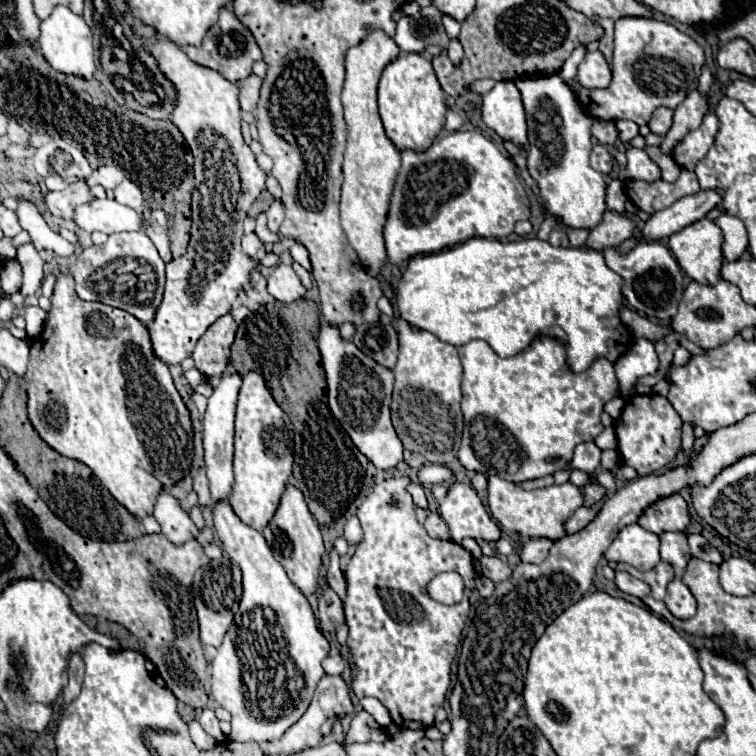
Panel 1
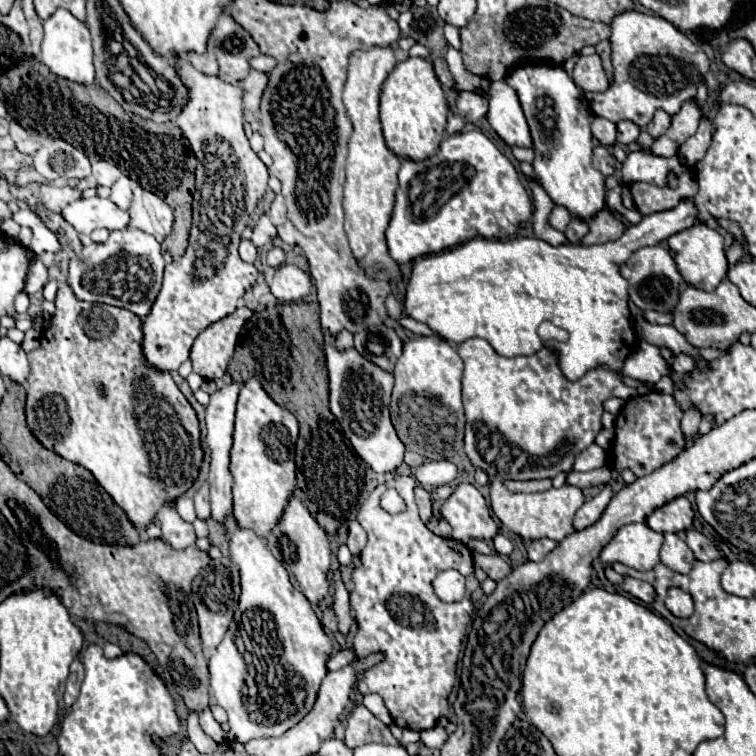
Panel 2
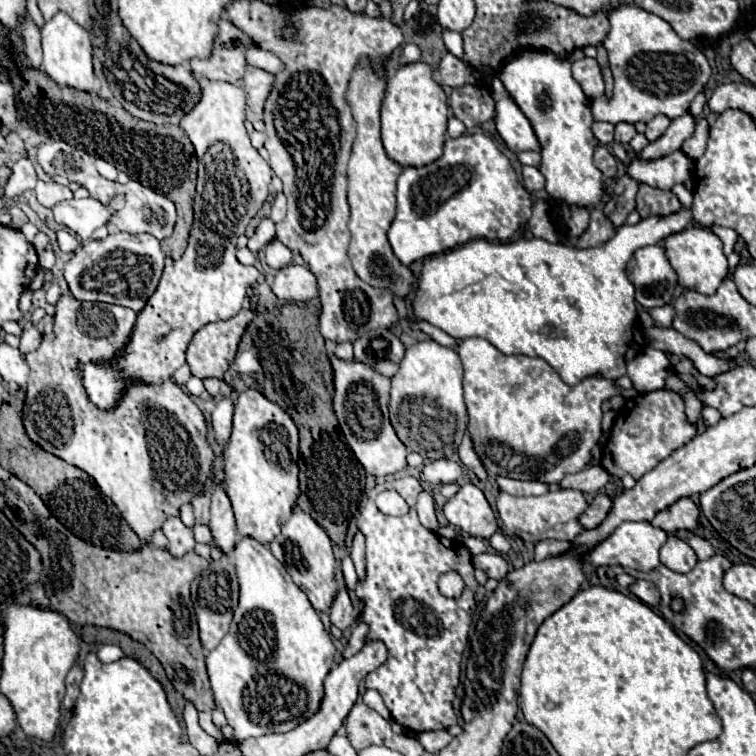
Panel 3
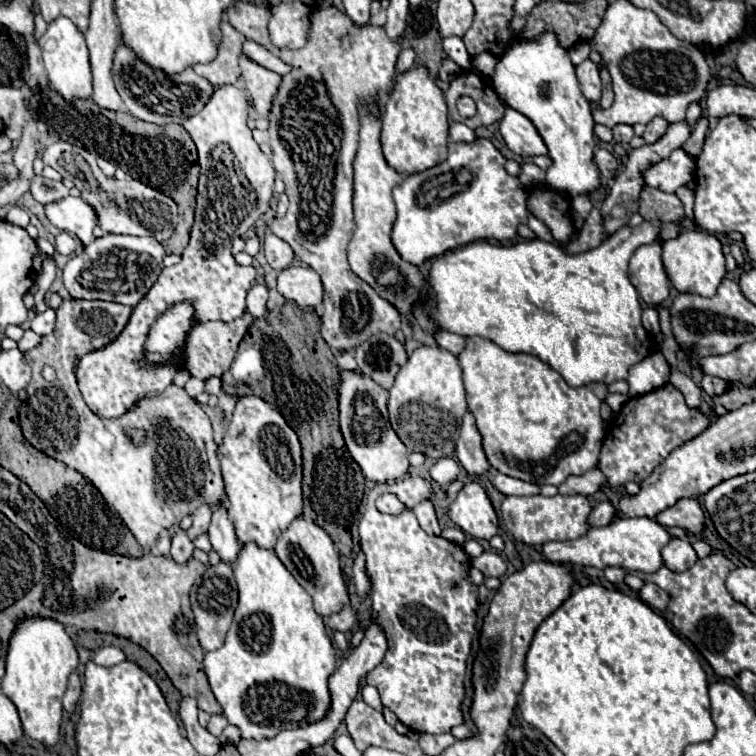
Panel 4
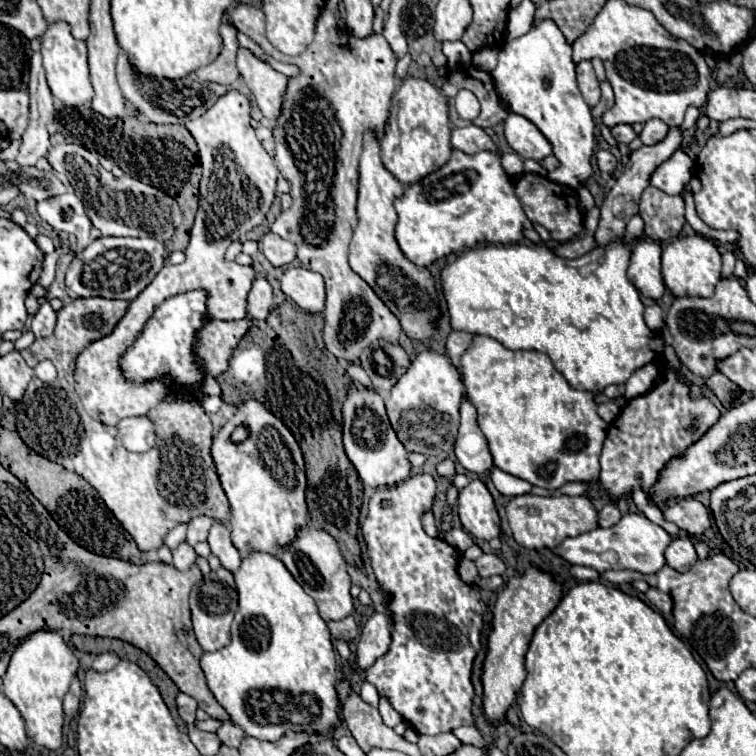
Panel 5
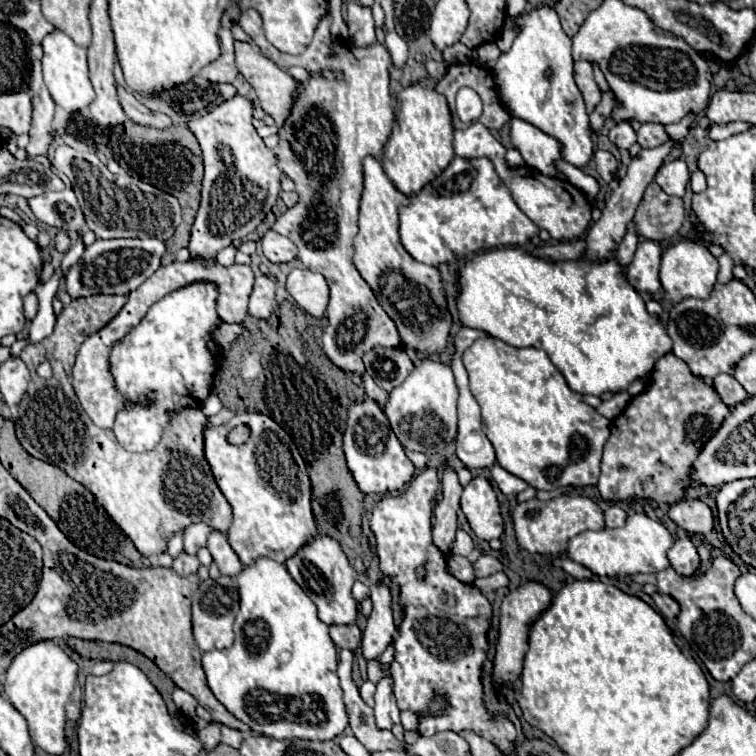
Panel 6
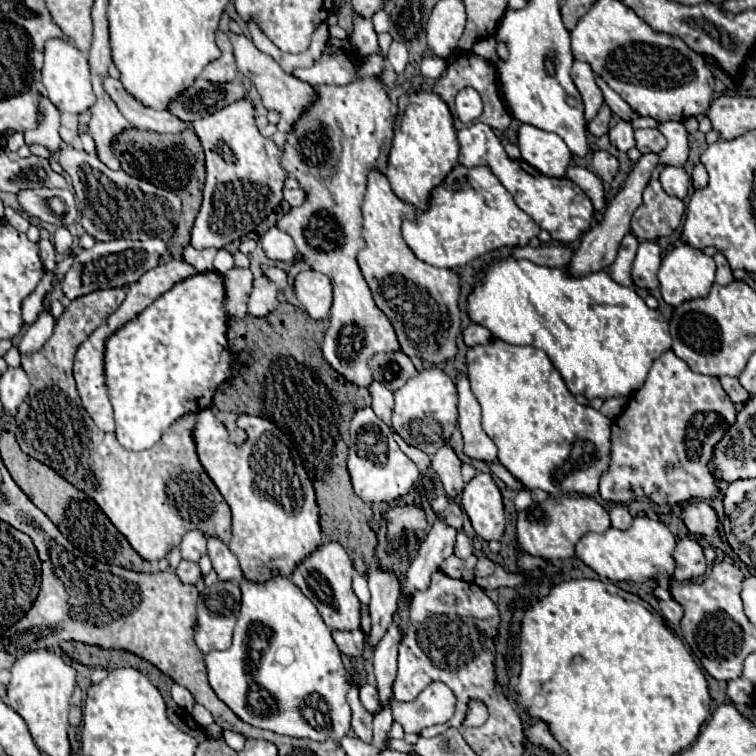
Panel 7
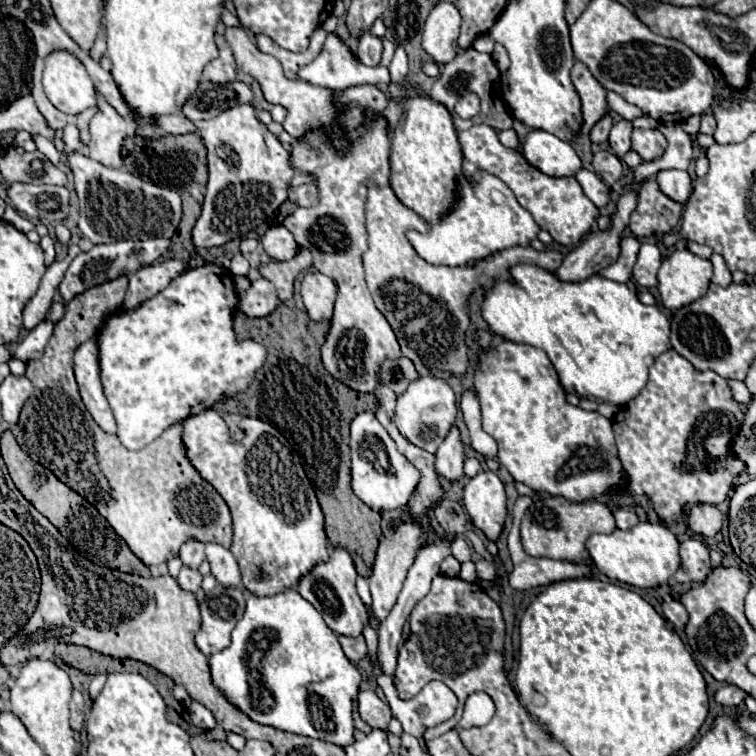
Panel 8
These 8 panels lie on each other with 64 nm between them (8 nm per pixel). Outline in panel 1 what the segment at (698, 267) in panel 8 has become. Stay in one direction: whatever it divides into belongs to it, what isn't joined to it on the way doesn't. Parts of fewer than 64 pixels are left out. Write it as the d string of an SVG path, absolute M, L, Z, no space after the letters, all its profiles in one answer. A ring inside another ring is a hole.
M702 218L676 234L668 242L682 270L700 284L714 284L720 278L722 266L722 230L710 220Z

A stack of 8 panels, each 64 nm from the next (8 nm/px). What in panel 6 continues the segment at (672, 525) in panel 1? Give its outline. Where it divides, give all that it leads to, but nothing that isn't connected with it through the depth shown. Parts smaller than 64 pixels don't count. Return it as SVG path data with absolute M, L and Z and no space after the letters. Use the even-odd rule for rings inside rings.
M680 500L668 510L670 520L690 532L690 534L708 534L714 528L712 510L700 500Z

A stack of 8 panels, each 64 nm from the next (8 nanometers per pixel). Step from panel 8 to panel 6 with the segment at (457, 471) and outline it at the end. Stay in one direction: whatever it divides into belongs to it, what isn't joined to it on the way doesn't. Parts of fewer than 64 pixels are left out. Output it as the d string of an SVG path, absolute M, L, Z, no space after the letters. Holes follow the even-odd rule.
M446 464L442 466L442 488L444 488L444 500L436 504L434 508L434 526L432 526L432 540L434 544L444 550L450 552L450 544L454 540L454 534L458 530L458 522L456 522L456 512L460 510L460 494L462 494L462 486L458 482L458 476L452 468L448 468Z

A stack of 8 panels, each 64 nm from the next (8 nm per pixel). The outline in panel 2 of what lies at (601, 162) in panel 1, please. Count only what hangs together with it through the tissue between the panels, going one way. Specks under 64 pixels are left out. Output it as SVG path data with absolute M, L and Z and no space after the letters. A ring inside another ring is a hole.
M596 146L594 148L594 158L592 164L596 170L600 170L604 176L610 176L614 172L614 156L604 148L604 146Z

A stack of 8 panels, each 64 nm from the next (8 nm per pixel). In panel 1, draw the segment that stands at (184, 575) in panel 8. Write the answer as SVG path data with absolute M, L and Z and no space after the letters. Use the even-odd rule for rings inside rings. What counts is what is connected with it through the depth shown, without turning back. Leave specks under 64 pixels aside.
M164 490L158 494L154 518L162 526L162 534L168 536L168 540L172 540L174 544L182 544L184 540L194 540L198 536L198 528L190 520L188 512L184 512L180 502Z

